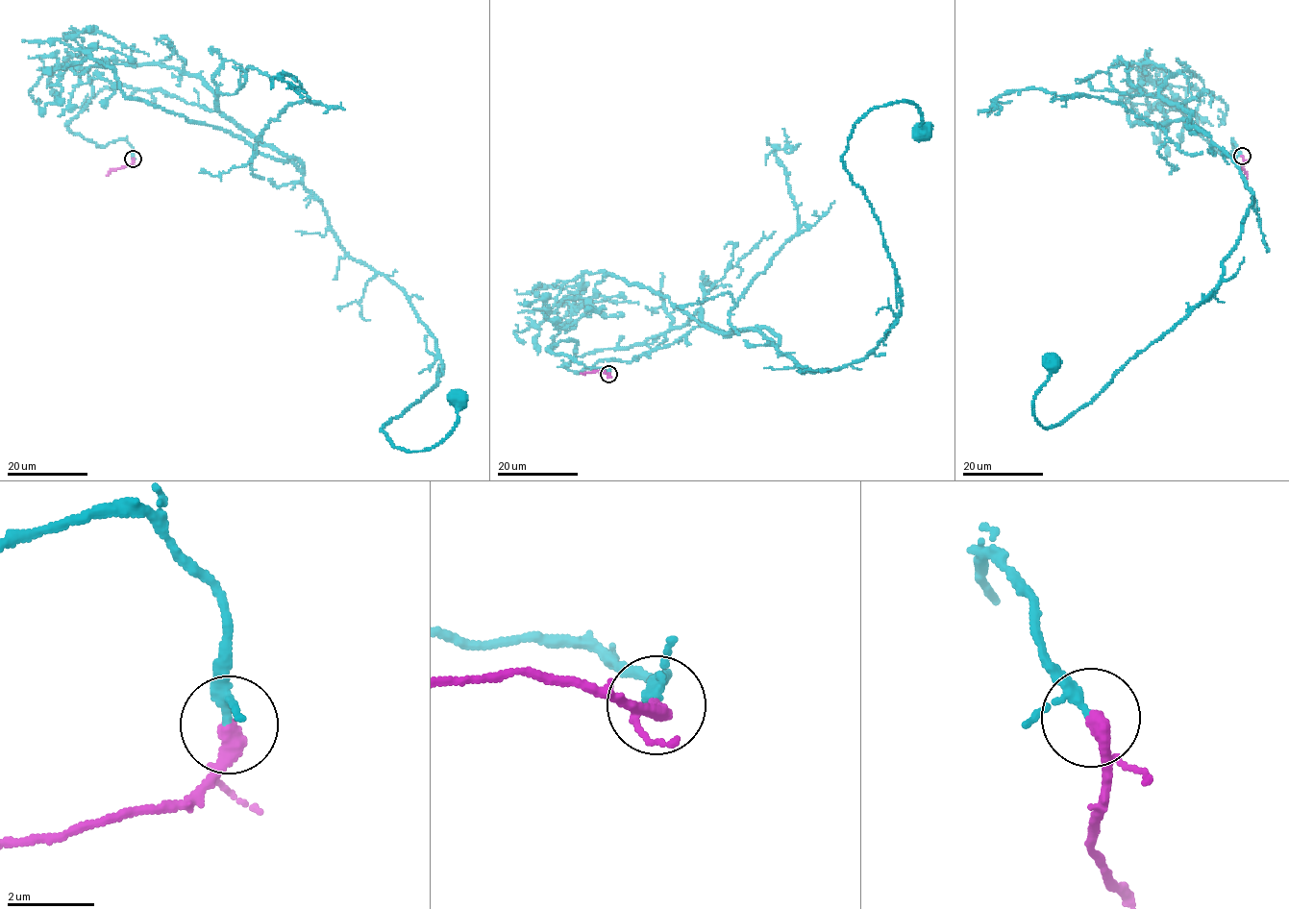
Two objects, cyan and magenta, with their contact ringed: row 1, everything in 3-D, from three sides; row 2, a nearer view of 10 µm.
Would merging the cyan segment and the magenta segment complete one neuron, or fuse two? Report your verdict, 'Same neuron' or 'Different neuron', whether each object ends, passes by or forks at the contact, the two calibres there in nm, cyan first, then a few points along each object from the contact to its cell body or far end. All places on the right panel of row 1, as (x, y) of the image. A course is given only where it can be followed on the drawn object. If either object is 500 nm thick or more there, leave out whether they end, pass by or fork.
Same neuron. At the ring cyan passes by. At the ring magenta ends. Thickness 180 nm (cyan) against 400 nm. Course of cyan: (1242, 156), (1202, 135), (1199, 75), (1166, 79), (1253, 195), (1241, 237), (1047, 429), (1052, 361). Course of magenta: (1242, 156), (1247, 179)

